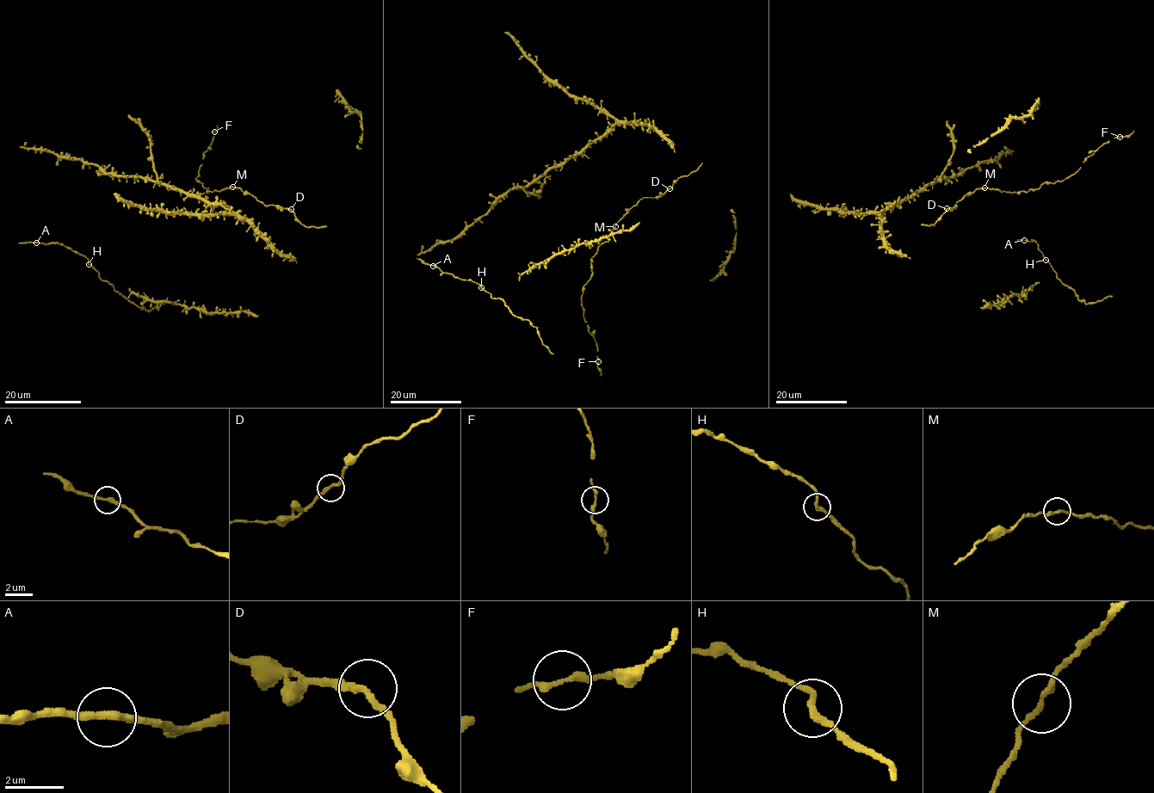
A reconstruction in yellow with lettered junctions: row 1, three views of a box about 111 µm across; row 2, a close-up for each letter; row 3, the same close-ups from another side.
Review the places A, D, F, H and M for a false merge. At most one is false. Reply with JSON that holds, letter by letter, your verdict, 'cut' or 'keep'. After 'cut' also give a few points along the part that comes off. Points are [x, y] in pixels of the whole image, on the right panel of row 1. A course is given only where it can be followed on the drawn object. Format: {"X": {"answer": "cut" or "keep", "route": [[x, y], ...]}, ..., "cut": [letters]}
{"A": {"answer": "keep"}, "D": {"answer": "keep"}, "F": {"answer": "keep"}, "H": {"answer": "keep"}, "M": {"answer": "keep"}, "cut": []}

